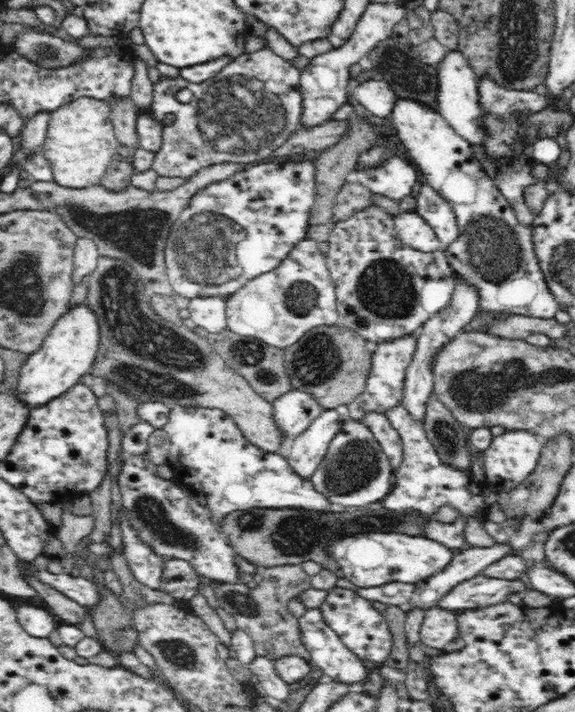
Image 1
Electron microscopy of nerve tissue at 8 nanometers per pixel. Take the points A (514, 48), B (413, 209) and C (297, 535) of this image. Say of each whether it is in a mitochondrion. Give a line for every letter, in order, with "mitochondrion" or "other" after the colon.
A: mitochondrion
B: other
C: mitochondrion

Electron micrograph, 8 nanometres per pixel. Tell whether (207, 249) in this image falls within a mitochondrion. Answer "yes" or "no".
yes

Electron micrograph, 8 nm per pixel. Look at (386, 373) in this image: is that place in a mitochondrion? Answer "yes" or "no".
no

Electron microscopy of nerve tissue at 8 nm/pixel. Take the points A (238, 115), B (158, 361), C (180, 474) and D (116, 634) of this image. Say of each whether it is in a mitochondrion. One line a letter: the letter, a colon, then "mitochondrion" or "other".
A: mitochondrion
B: mitochondrion
C: other
D: mitochondrion

